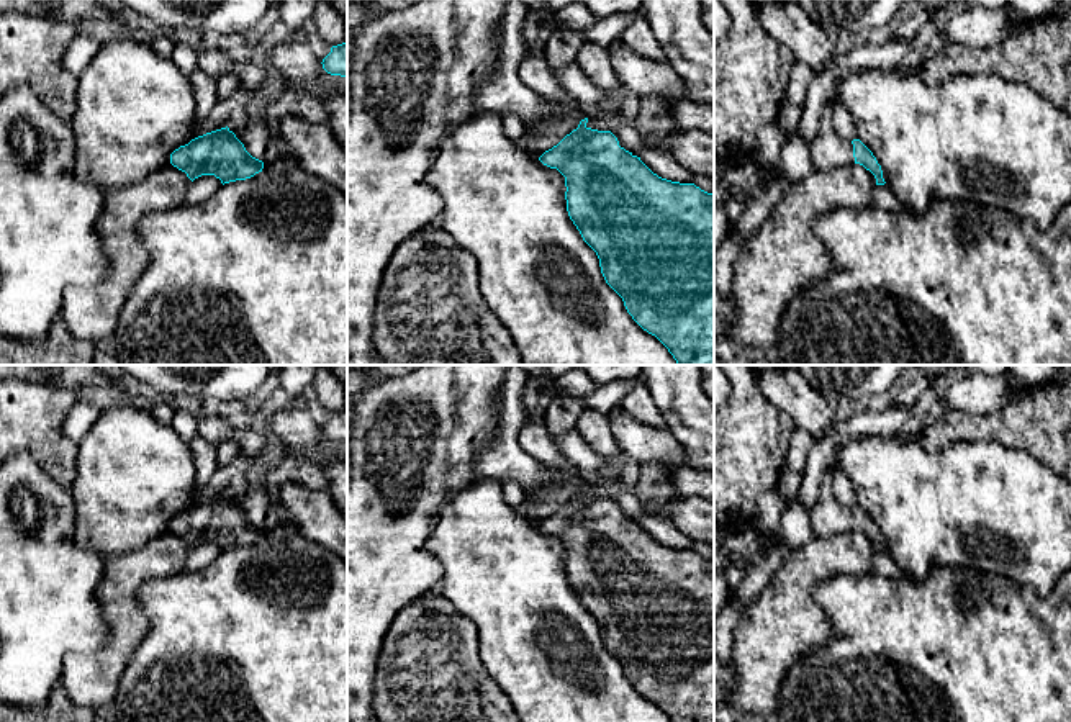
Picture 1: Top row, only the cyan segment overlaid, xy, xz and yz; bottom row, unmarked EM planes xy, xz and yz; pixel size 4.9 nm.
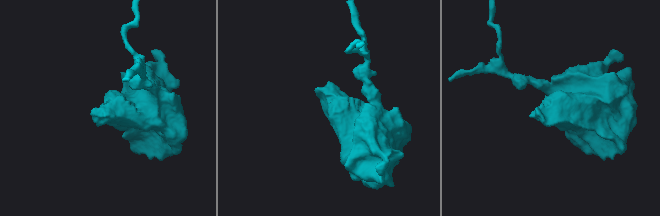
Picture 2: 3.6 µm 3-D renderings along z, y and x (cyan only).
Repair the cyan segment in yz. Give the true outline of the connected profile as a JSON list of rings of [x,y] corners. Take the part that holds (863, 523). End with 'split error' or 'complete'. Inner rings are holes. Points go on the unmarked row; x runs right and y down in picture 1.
[[[825,470],[819,483],[819,498],[811,509],[814,537],[825,539],[848,530],[860,530],[870,537],[876,552],[884,552],[883,537],[873,519],[860,508],[842,506],[832,490],[832,470]]]; split error

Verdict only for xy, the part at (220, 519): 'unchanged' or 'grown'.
unchanged

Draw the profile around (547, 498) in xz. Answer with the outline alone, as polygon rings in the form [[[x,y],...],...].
[[[563,473],[562,478],[549,480],[532,491],[526,491],[524,501],[514,509],[524,519],[540,524],[545,517],[557,512],[567,501],[576,496],[585,485],[586,483],[580,478],[568,478]]]

